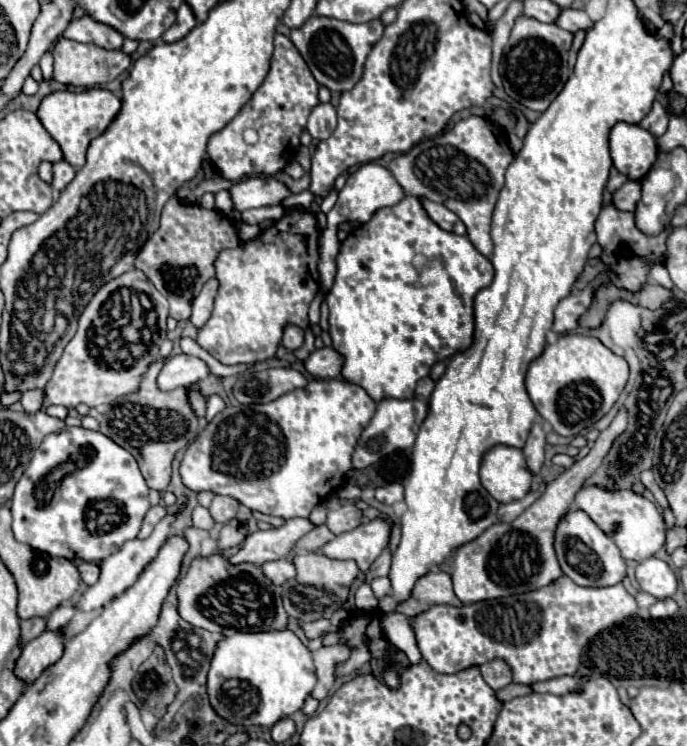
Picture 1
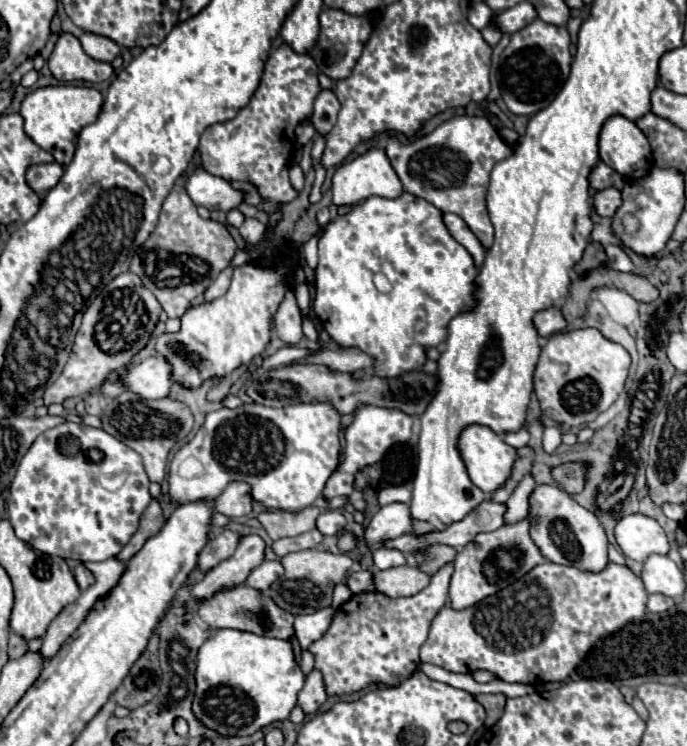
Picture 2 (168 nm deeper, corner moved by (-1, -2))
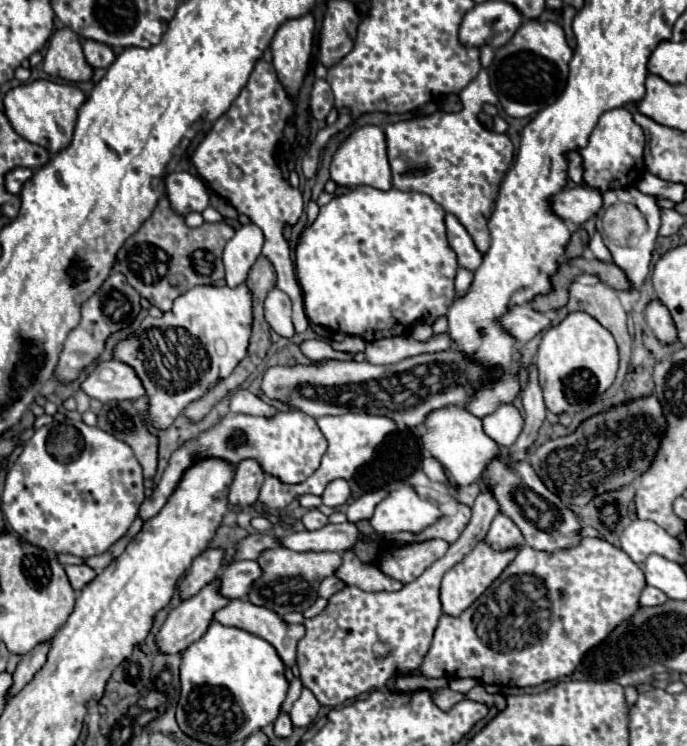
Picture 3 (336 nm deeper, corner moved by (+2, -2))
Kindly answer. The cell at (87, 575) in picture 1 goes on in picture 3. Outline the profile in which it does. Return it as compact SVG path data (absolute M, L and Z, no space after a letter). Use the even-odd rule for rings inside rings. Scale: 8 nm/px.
M67 565L65 567L67 571L67 577L69 577L69 583L71 587L79 593L91 579L95 579L95 571L87 565Z

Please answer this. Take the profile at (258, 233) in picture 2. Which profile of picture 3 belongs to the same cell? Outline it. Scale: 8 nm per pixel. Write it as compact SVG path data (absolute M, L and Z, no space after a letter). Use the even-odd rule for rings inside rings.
M243 225L235 231L233 239L225 245L225 281L229 287L237 287L247 279L247 273L255 259L261 255L263 231L257 225Z

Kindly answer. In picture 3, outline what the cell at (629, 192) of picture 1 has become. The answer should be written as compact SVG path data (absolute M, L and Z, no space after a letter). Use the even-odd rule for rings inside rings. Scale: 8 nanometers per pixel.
M585 185L581 187L565 187L557 195L553 195L551 211L563 219L563 221L573 221L573 223L585 223L589 217L593 217L601 205L601 193L597 189L589 189Z

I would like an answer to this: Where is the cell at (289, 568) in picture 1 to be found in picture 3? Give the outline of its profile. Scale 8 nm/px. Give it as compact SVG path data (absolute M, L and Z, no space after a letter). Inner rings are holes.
M233 561L219 573L219 591L225 599L245 599L259 575L261 567L257 561Z

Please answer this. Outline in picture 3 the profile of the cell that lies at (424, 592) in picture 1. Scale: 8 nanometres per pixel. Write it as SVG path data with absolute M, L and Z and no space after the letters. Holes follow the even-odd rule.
M353 551L343 553L343 563L335 571L335 577L363 591L399 591L403 587L403 583L383 575L375 565L361 563Z

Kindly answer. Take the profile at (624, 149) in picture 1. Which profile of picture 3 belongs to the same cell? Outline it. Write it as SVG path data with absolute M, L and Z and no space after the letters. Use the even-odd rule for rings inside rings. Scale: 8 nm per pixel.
M617 107L605 111L599 117L599 123L589 135L589 143L583 149L577 149L581 155L583 167L583 185L597 189L601 193L609 189L623 189L637 183L637 179L645 173L643 165L643 149L645 149L645 135L643 129L633 121L633 115L625 107Z

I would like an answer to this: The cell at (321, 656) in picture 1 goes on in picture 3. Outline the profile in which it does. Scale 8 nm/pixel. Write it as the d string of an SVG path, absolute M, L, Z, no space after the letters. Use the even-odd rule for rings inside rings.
M303 689L301 697L293 703L293 709L289 713L293 727L307 727L313 723L313 719L319 713L319 701L315 699L315 695L309 689Z

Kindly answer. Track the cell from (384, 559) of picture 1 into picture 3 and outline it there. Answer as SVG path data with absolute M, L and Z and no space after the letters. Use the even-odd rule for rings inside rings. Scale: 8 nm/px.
M331 575L331 577L325 577L323 581L321 581L321 597L325 597L325 599L329 599L333 593L337 593L339 589L343 589L343 581L341 579L337 579L335 575Z

